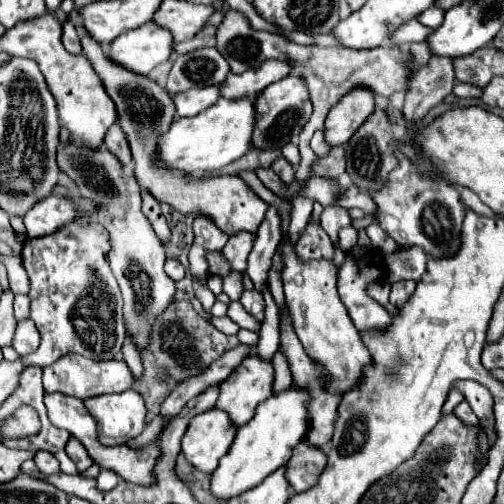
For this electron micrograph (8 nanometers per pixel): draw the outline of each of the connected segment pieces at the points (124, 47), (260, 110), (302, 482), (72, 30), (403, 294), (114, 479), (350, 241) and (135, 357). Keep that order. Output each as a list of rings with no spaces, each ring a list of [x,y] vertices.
[[[147,22],[119,34],[109,46],[105,46],[105,56],[129,72],[149,74],[157,64],[171,60],[173,38],[161,26]]]
[[[289,74],[287,78],[267,86],[255,96],[255,126],[253,126],[253,148],[255,150],[281,150],[285,144],[295,140],[303,128],[303,124],[311,116],[311,102],[307,94],[307,86],[303,86],[301,78]]]
[[[307,440],[299,442],[289,458],[287,480],[295,492],[303,492],[315,484],[315,478],[323,472],[325,466],[325,450],[319,446],[311,446]]]
[[[73,16],[67,18],[67,22],[63,24],[63,44],[65,48],[71,52],[71,54],[81,54],[83,48],[81,48],[81,34],[75,26],[75,20]]]
[[[401,280],[391,284],[391,294],[389,294],[389,302],[395,306],[403,306],[403,302],[407,302],[411,298],[411,294],[415,292],[415,282],[413,280]]]
[[[101,470],[101,474],[97,476],[99,490],[111,490],[117,486],[117,482],[119,482],[119,476],[113,470]]]
[[[347,226],[347,228],[341,228],[341,250],[343,252],[347,252],[347,250],[351,250],[353,246],[355,246],[355,242],[357,242],[357,230],[353,228],[353,226]]]
[[[127,338],[127,342],[123,344],[123,356],[125,356],[125,362],[129,364],[129,368],[137,374],[137,376],[141,376],[141,362],[139,362],[139,350],[137,350],[137,344],[131,340],[131,338]]]

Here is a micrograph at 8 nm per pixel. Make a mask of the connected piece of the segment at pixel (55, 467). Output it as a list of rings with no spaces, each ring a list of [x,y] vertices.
[[[37,450],[35,456],[33,456],[33,462],[35,462],[35,466],[37,466],[41,472],[45,472],[45,474],[59,472],[59,460],[57,460],[51,452],[47,452],[47,450]]]

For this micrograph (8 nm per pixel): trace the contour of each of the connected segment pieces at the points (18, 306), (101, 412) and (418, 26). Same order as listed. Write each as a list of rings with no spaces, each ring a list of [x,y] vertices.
[[[17,294],[17,296],[15,296],[15,302],[13,302],[15,318],[17,318],[17,320],[27,318],[27,306],[29,306],[29,298],[23,296],[23,294]]]
[[[135,390],[93,396],[83,402],[97,420],[99,442],[103,446],[125,444],[129,438],[139,436],[145,426],[145,402]]]
[[[409,22],[407,26],[403,26],[403,28],[399,28],[397,32],[395,32],[395,36],[391,36],[391,40],[395,42],[395,44],[411,44],[411,42],[425,42],[429,36],[427,34],[433,34],[433,30],[431,28],[427,28],[427,26],[423,26],[421,22]]]

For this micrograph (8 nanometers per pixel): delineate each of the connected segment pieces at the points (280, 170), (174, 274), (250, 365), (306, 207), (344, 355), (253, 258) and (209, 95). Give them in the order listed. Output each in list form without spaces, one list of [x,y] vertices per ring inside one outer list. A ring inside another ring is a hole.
[[[283,156],[275,158],[275,162],[271,164],[271,170],[273,170],[279,178],[283,178],[283,182],[291,182],[291,180],[295,178],[295,170],[293,170],[293,166],[291,166]]]
[[[167,259],[164,269],[167,275],[175,282],[180,281],[185,276],[185,269],[177,259]]]
[[[257,356],[245,358],[227,380],[219,384],[217,410],[229,414],[235,426],[243,426],[255,414],[255,408],[265,402],[273,392],[273,366]]]
[[[293,198],[291,204],[293,204],[293,210],[291,210],[291,224],[289,224],[289,238],[291,238],[289,242],[291,246],[295,246],[313,212],[313,202],[307,202],[305,198]]]
[[[289,244],[283,248],[283,260],[285,268],[281,278],[287,306],[291,306],[295,334],[301,340],[307,356],[329,372],[329,380],[325,382],[327,390],[331,390],[331,394],[345,394],[357,384],[363,368],[373,364],[373,358],[367,346],[363,346],[365,342],[361,340],[359,330],[351,322],[337,294],[337,266],[333,262],[299,262]]]
[[[269,206],[265,220],[261,222],[257,230],[257,240],[253,244],[253,250],[249,254],[249,264],[247,264],[247,274],[255,284],[255,290],[261,290],[263,284],[267,284],[267,272],[271,268],[271,258],[273,252],[281,240],[281,230],[279,230],[279,216],[275,206]]]
[[[219,86],[179,92],[179,94],[173,94],[171,100],[175,104],[177,116],[195,116],[219,100]]]

